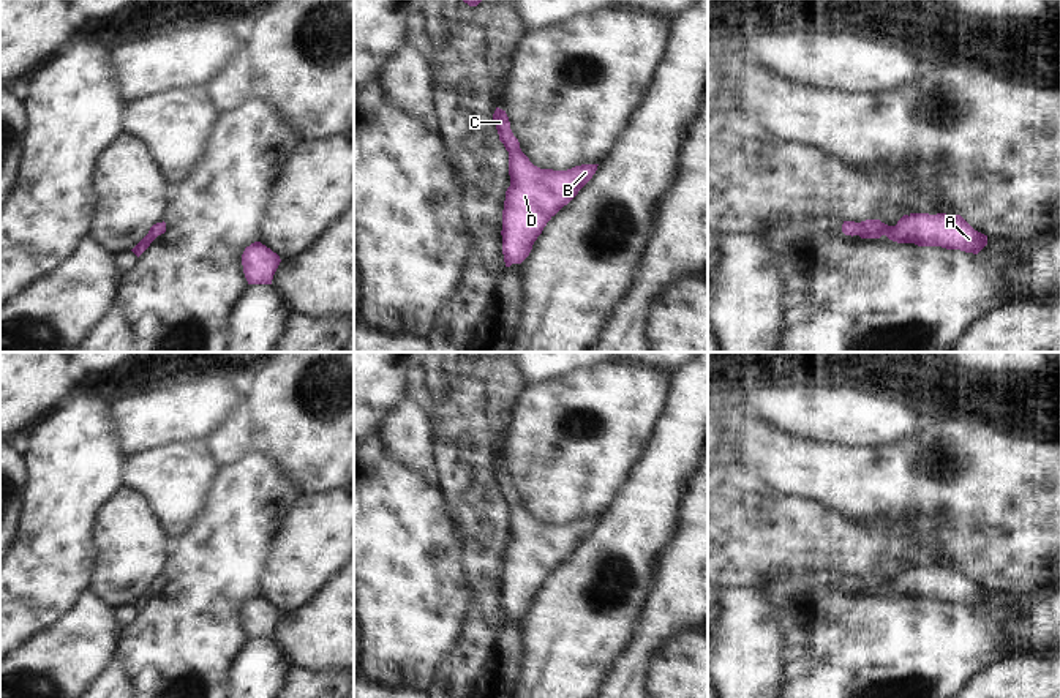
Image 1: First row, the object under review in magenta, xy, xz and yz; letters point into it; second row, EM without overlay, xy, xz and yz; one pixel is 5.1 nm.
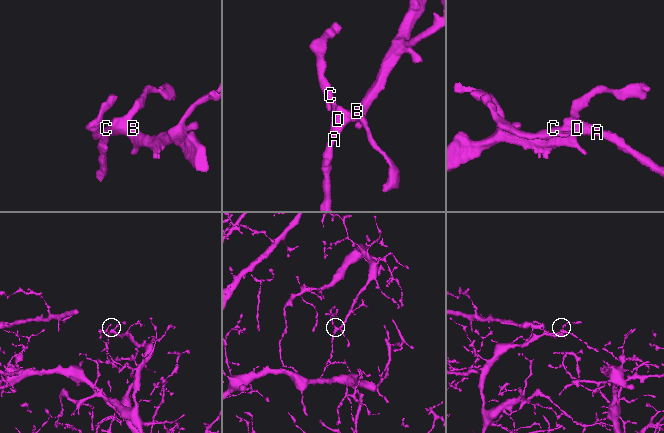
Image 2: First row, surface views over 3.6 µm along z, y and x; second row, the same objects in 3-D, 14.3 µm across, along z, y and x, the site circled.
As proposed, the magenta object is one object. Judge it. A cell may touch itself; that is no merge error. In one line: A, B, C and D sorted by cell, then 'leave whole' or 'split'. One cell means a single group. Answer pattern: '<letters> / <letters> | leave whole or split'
A B C D | leave whole

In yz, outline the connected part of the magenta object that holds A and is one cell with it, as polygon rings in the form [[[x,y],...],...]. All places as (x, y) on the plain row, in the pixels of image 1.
[[[910,567],[904,569],[896,580],[888,580],[880,573],[844,575],[842,586],[861,592],[886,589],[897,597],[942,600],[973,608],[978,608],[987,599],[987,589],[975,584],[960,569],[946,567]]]

